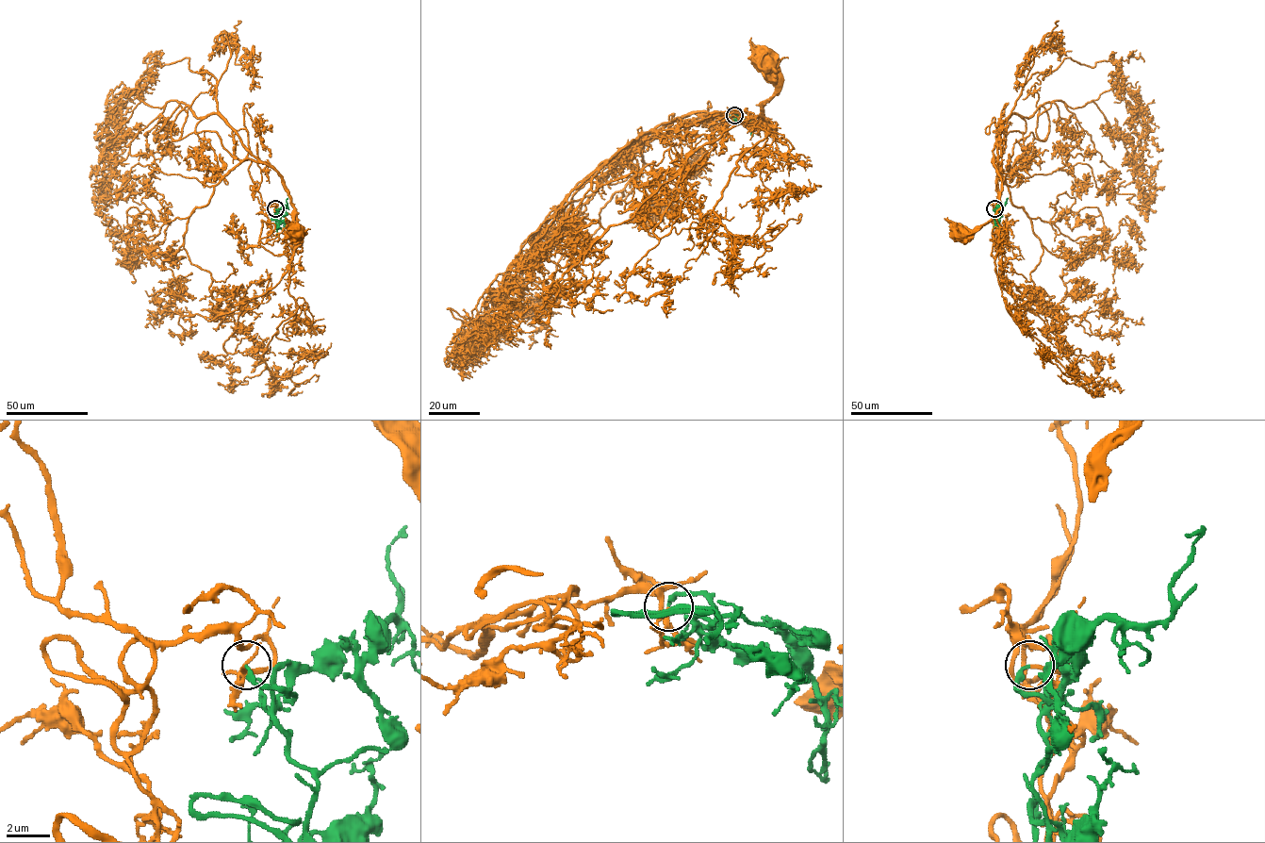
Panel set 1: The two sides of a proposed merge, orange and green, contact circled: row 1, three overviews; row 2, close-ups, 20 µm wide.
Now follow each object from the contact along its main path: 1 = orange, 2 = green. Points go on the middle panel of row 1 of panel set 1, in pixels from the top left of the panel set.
1: (734, 115), (669, 122), (609, 164), (693, 112), (762, 124), (763, 105), (776, 89), (763, 60)
2: (734, 115), (750, 118), (747, 118), (752, 130), (750, 134), (753, 134)

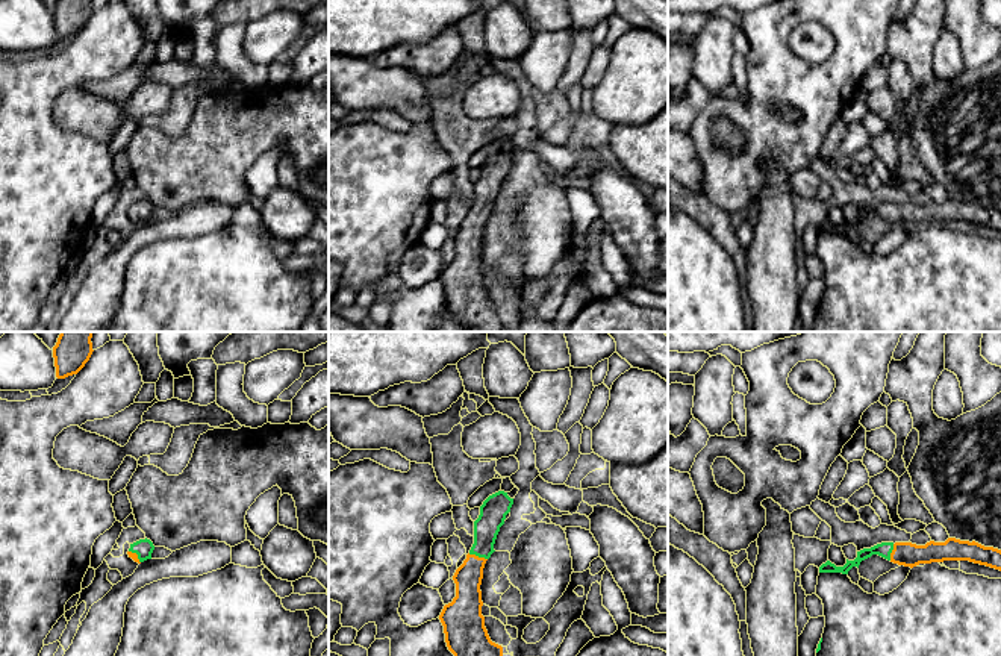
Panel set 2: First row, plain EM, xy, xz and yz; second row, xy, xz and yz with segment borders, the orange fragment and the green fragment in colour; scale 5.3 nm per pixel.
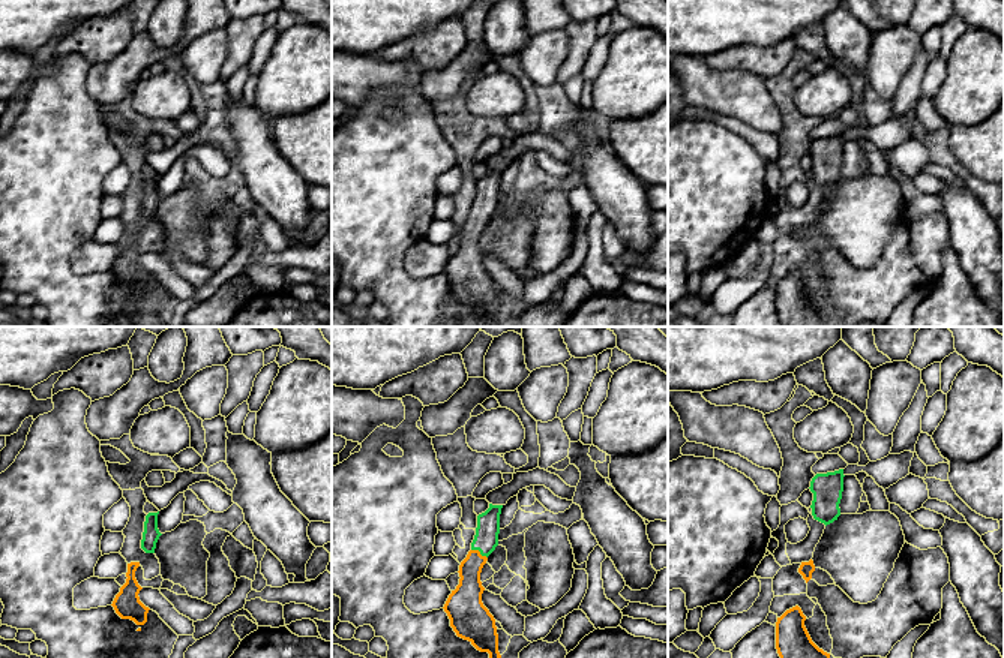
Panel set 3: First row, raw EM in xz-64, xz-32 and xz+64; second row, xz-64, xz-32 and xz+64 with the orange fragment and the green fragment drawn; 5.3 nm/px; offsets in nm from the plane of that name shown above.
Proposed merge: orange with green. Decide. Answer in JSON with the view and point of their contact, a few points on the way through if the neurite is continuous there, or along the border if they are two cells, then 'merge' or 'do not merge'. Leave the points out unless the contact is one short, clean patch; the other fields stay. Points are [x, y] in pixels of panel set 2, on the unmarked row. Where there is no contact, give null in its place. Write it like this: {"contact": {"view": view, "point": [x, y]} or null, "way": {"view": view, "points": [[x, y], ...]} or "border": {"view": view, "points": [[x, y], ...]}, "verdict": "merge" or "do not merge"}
{"contact": {"view": "xz", "point": [477, 217]}, "way": {"view": "xz", "points": [[468, 237], [477, 217], [492, 173]]}, "verdict": "merge"}

